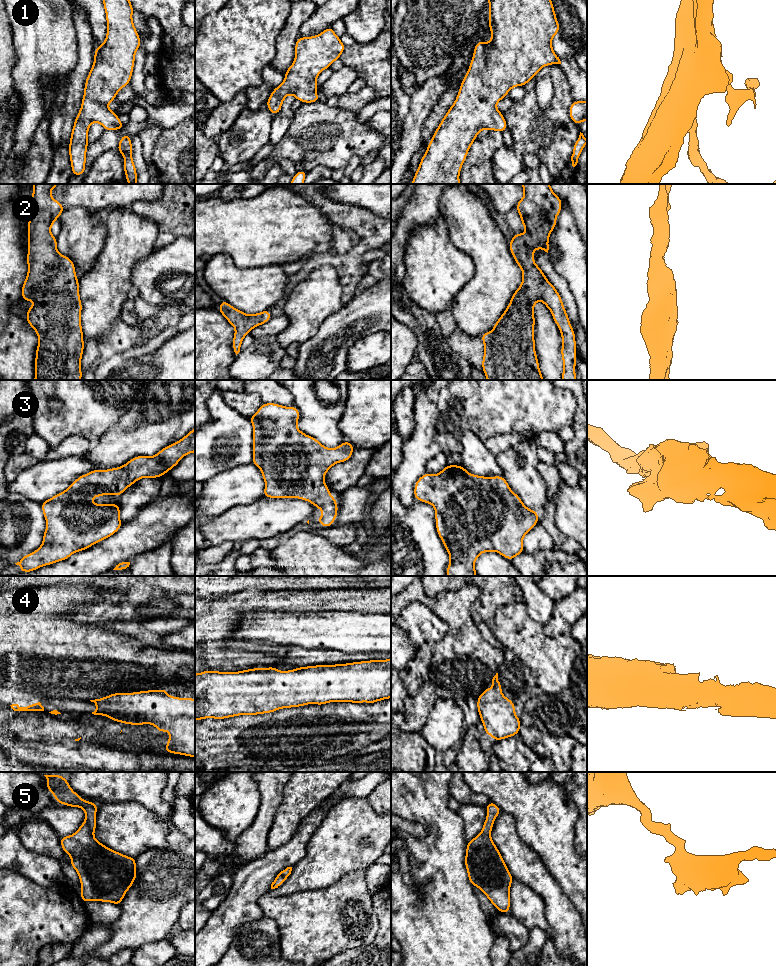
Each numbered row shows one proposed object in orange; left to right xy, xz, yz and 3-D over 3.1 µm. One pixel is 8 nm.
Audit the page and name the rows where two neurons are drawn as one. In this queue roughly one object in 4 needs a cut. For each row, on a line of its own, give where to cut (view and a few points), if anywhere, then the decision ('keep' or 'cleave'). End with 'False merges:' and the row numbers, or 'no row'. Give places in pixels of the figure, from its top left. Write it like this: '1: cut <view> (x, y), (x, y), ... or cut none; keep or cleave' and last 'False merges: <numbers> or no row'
1: cut none; keep
2: cut none; keep
3: cut none; keep
4: cut none; keep
5: cut none; keep
False merges: no row

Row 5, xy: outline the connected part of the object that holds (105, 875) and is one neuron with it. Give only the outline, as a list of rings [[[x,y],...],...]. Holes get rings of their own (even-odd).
[[[49,774],[44,775],[47,779],[46,786],[54,795],[57,803],[69,807],[79,807],[85,811],[85,821],[79,829],[70,836],[60,838],[63,851],[71,857],[70,865],[76,870],[81,884],[81,899],[83,903],[91,900],[111,902],[120,906],[128,889],[137,879],[136,858],[128,857],[103,845],[94,838],[96,829],[96,812],[98,805],[91,801],[83,800],[74,792],[64,776]]]

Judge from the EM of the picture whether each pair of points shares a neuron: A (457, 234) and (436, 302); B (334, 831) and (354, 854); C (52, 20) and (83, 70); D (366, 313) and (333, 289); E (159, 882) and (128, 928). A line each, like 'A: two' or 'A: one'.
A: two
B: one
C: two
D: two
E: one

